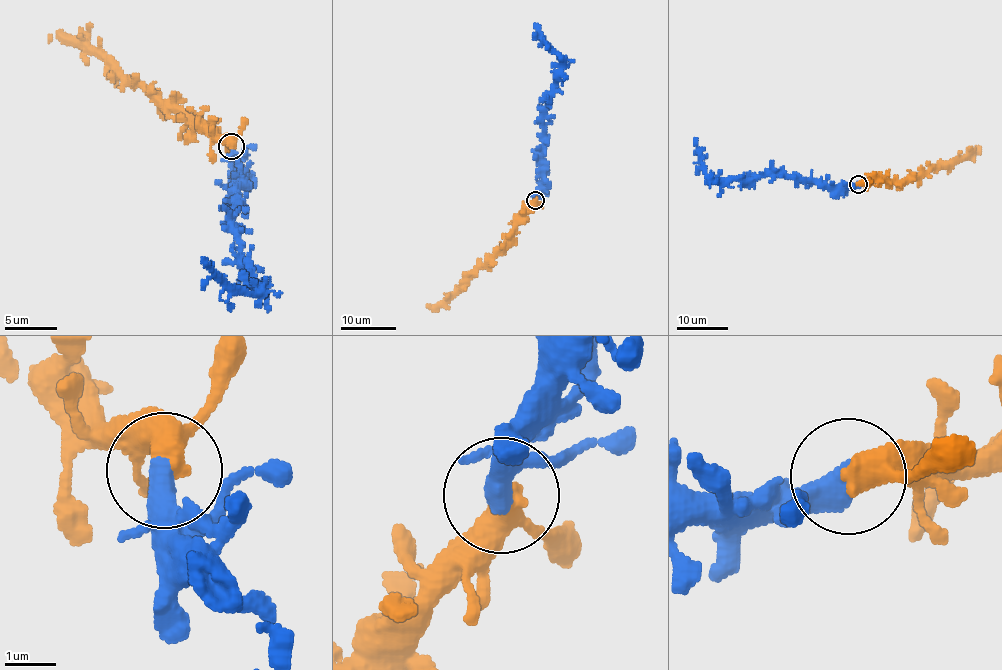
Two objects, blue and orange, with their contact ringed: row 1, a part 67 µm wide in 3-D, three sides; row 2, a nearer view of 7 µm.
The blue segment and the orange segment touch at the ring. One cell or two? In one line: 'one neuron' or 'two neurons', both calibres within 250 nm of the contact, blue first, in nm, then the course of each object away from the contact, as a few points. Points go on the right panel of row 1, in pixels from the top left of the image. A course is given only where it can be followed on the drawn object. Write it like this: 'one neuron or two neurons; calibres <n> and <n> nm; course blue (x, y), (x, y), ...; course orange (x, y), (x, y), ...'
one neuron; calibres 550 and 400 nm; course blue (859, 184), (845, 186), (764, 174), (752, 179), (711, 181), (695, 138); course orange (859, 184), (880, 180), (900, 182), (976, 149)

